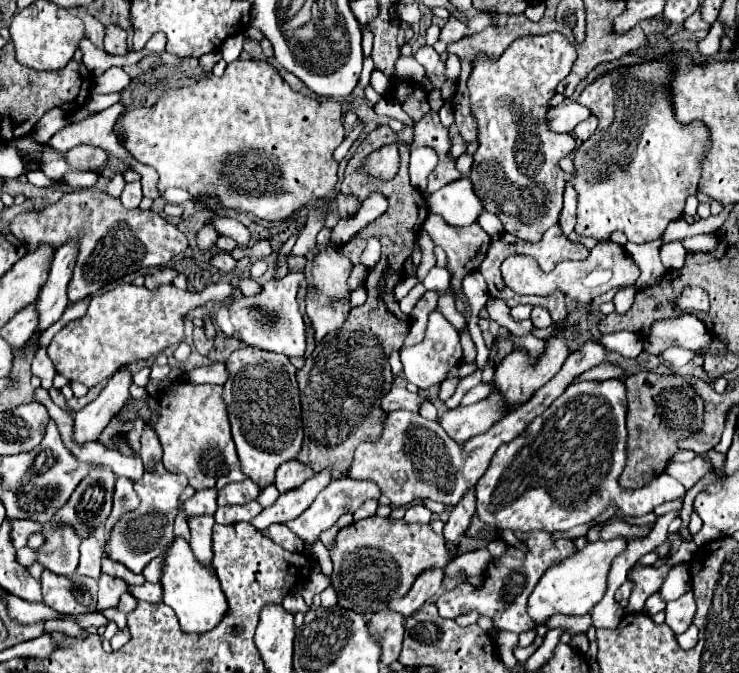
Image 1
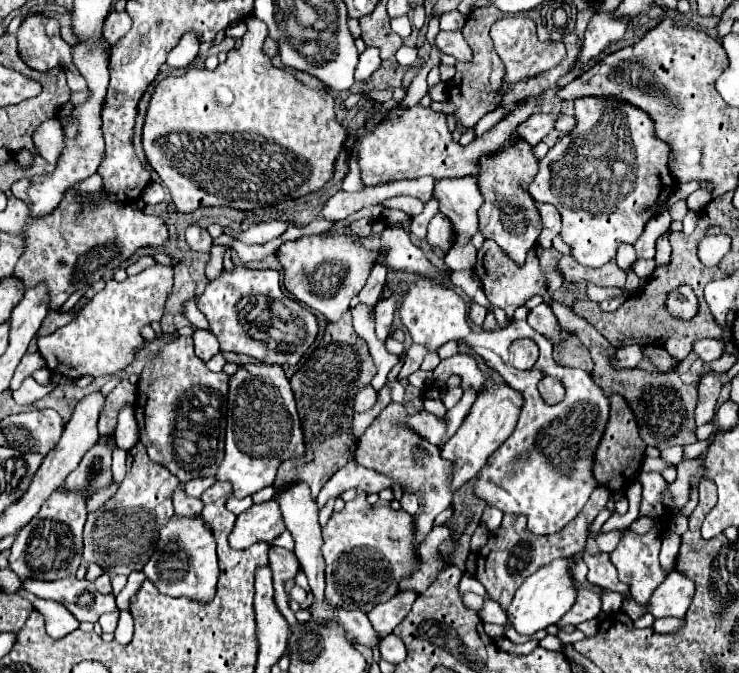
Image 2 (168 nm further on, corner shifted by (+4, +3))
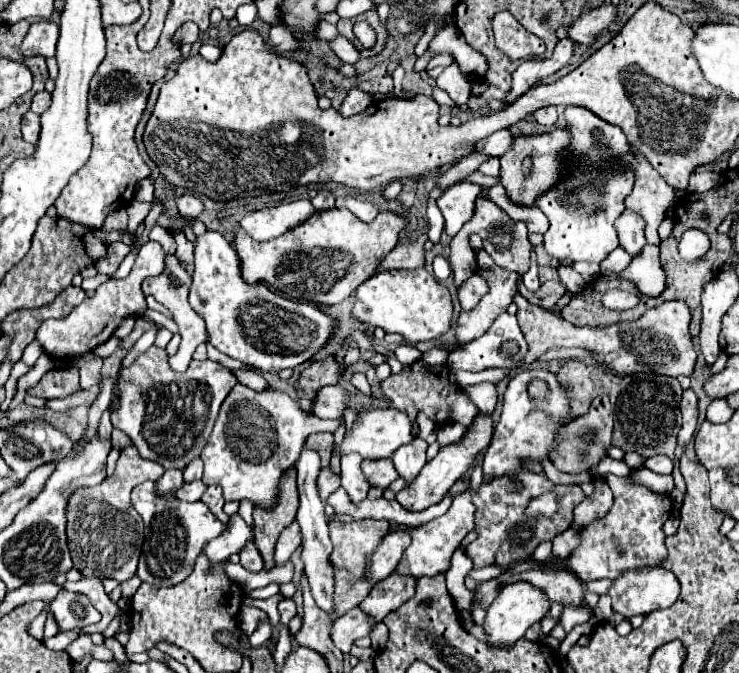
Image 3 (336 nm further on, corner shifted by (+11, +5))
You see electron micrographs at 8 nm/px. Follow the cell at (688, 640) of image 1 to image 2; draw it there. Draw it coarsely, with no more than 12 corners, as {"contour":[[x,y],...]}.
{"contour":[[660,618],[654,622],[654,630],[660,634],[678,632],[684,620]]}

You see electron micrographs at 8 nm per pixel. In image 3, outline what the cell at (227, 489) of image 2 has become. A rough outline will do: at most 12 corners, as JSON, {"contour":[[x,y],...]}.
{"contour":[[201,480],[185,482],[175,496],[195,502],[205,492]]}

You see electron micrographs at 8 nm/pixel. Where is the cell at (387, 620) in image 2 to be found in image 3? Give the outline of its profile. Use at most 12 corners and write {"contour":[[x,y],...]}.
{"contour":[[359,608],[333,620],[331,640],[349,654],[375,624]]}

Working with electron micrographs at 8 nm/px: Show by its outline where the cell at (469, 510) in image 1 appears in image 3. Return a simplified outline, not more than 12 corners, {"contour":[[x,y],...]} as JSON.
{"contour":[[397,576],[373,586],[359,608],[373,622],[415,596],[417,582]]}

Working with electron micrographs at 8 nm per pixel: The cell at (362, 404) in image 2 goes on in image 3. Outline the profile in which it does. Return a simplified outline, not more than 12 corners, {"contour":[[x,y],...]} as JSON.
{"contour":[[325,386],[313,400],[313,414],[335,420],[347,408],[341,386]]}

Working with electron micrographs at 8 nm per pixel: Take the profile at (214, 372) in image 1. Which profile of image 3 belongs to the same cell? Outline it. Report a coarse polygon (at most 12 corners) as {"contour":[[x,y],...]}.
{"contour":[[235,372],[237,380],[255,392],[269,388],[259,372]]}

